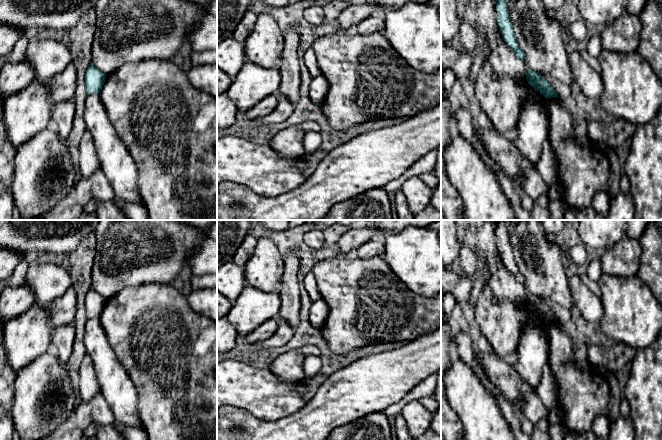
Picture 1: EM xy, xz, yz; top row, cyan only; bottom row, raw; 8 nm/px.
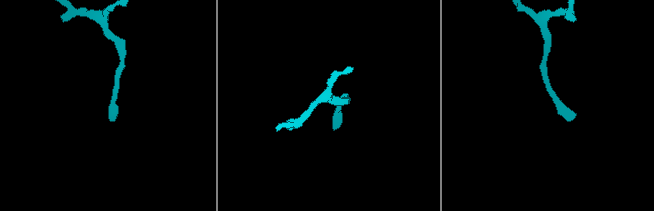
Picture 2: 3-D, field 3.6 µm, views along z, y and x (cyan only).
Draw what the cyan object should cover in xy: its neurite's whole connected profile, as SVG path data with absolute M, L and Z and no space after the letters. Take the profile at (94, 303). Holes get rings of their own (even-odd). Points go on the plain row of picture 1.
M91 287L85 297L87 320L91 318L99 318L105 303L106 299Z

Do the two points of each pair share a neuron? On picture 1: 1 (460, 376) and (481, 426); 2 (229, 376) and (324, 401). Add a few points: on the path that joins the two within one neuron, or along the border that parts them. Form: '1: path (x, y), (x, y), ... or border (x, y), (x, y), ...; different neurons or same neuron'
1: path (462, 388), (479, 414); same neuron
2: border (306, 402), (286, 416); different neurons

